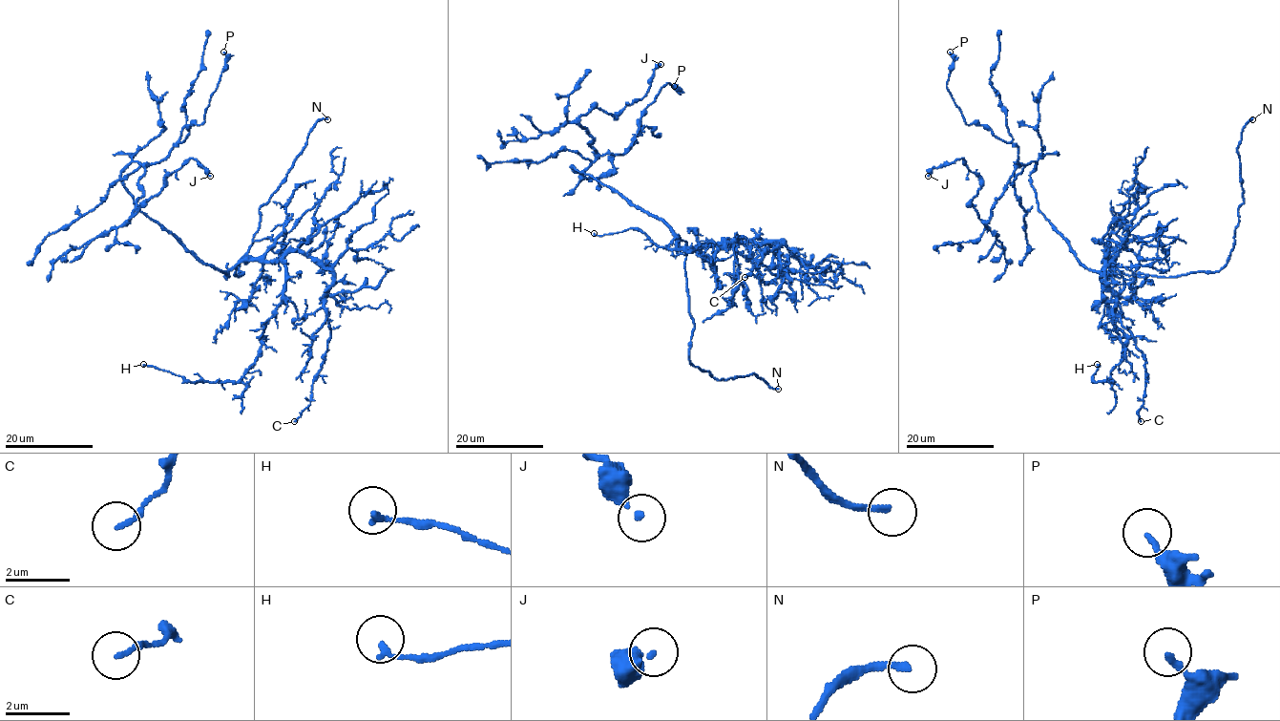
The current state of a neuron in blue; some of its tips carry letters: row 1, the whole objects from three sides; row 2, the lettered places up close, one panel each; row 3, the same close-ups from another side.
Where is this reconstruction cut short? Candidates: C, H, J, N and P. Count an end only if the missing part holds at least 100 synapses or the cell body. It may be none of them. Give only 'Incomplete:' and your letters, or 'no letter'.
Incomplete: N

